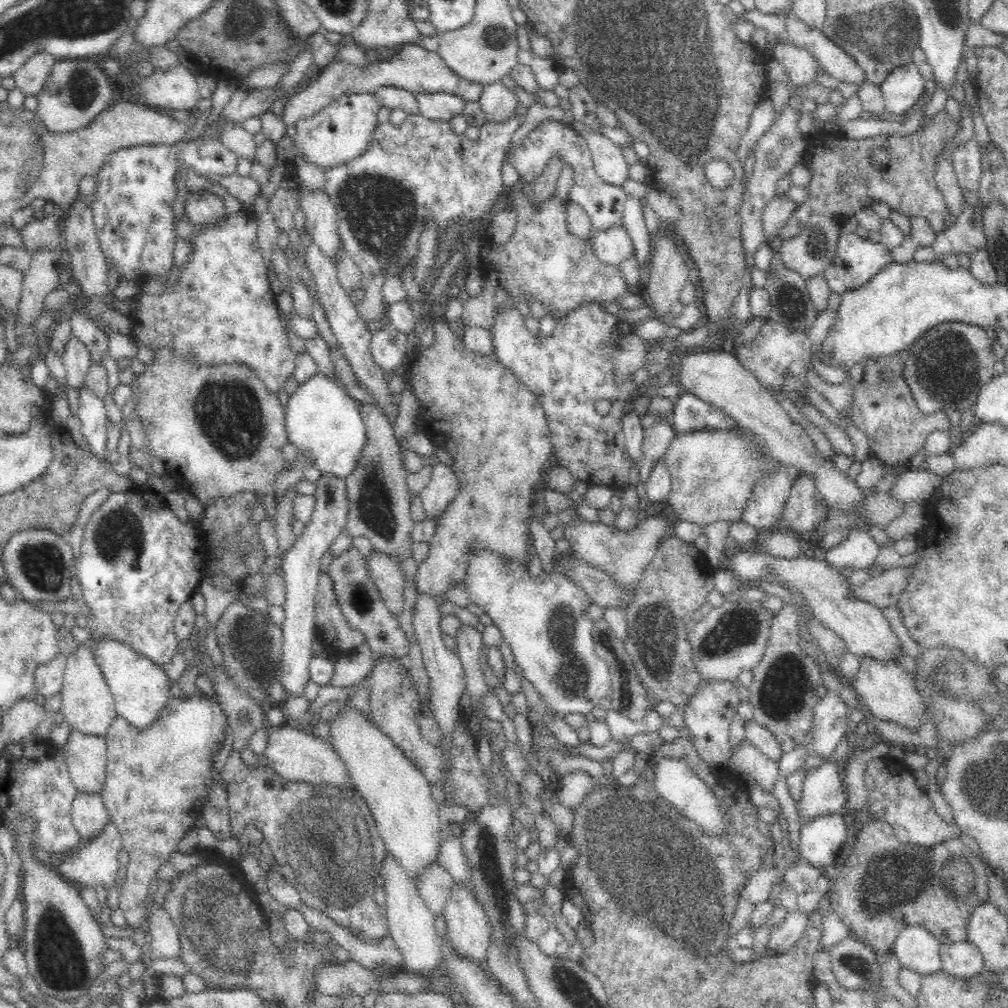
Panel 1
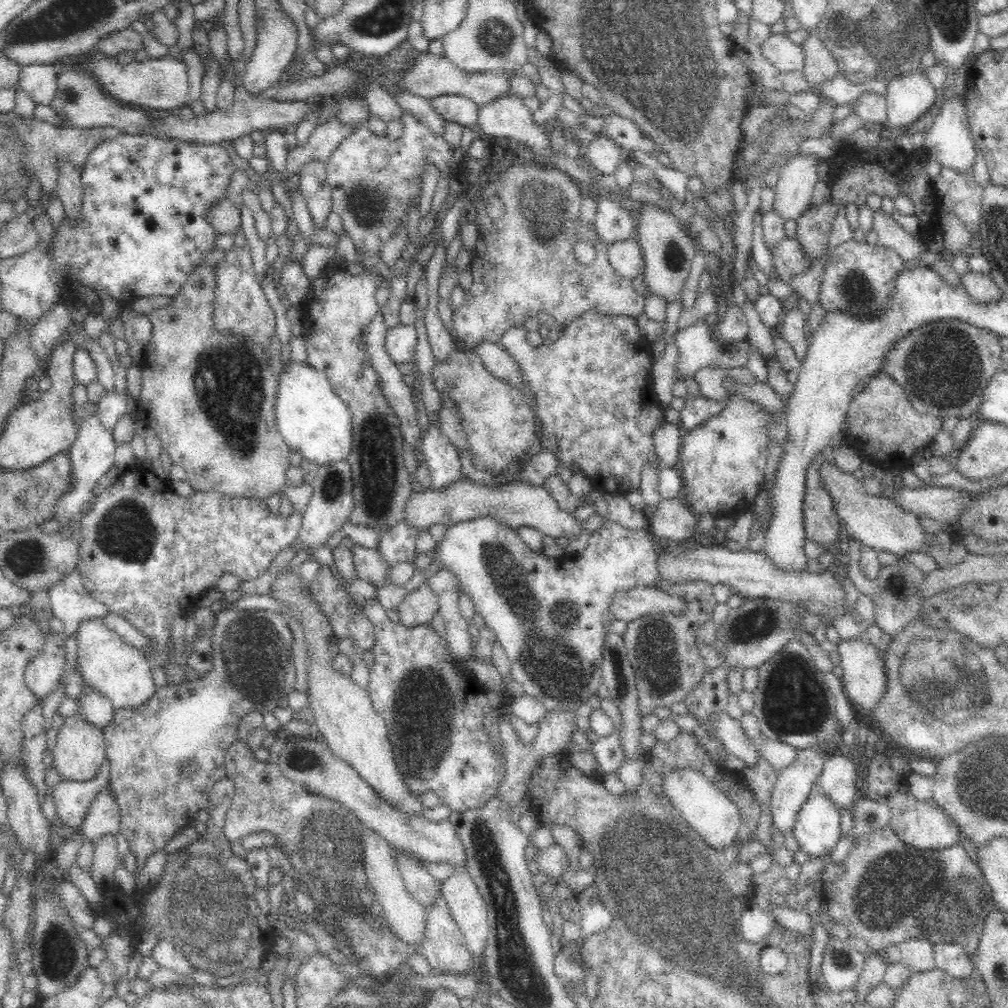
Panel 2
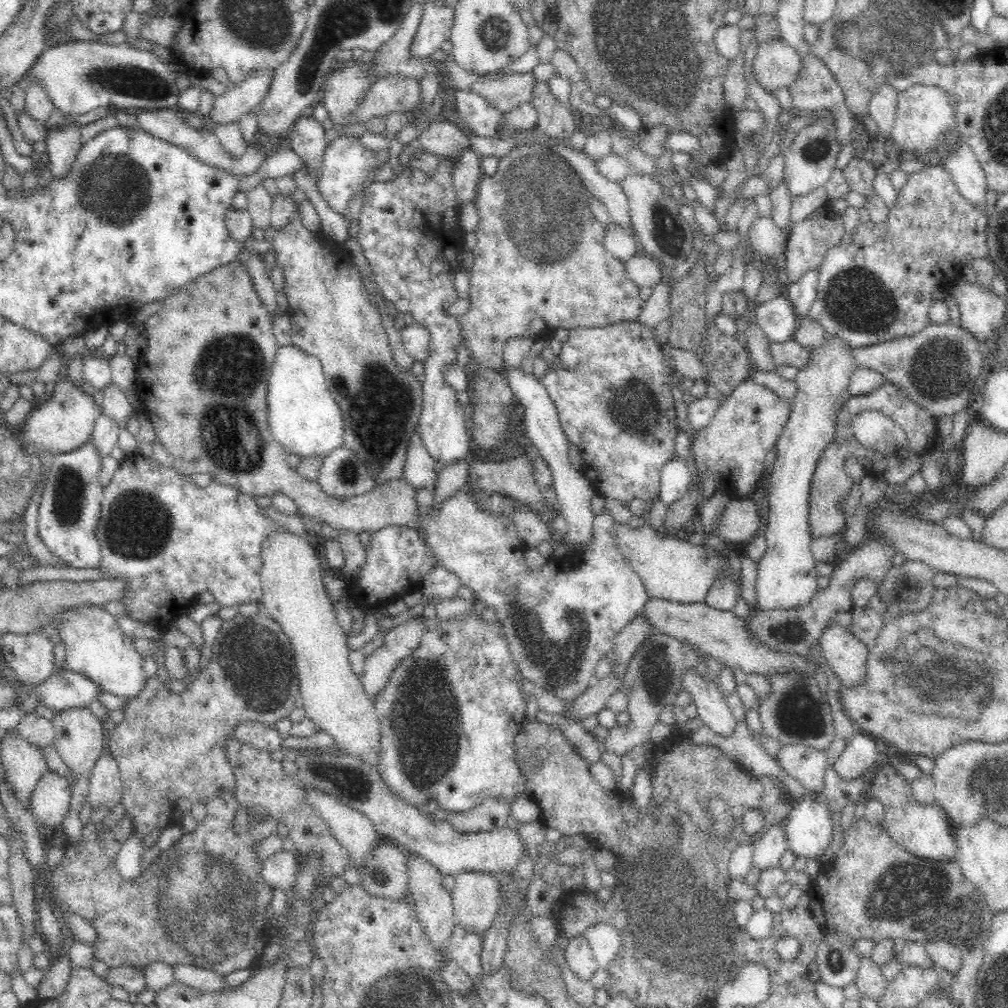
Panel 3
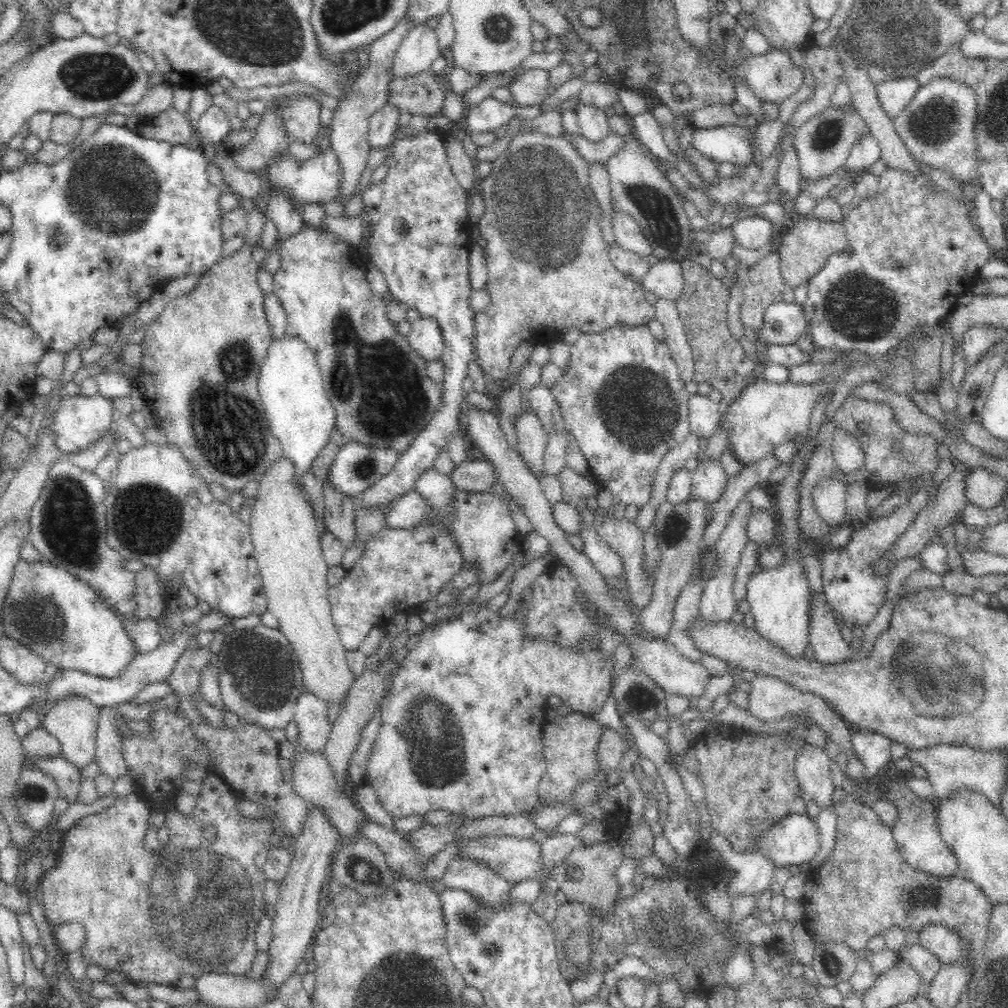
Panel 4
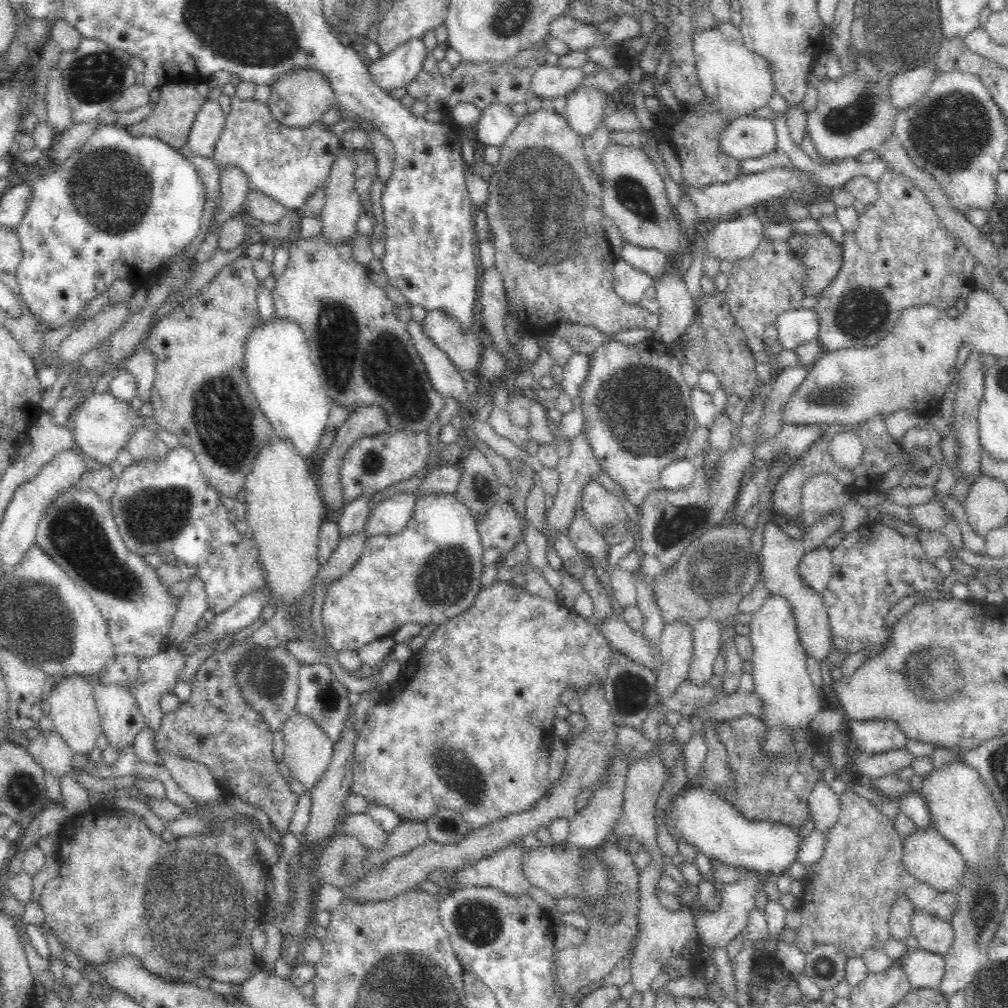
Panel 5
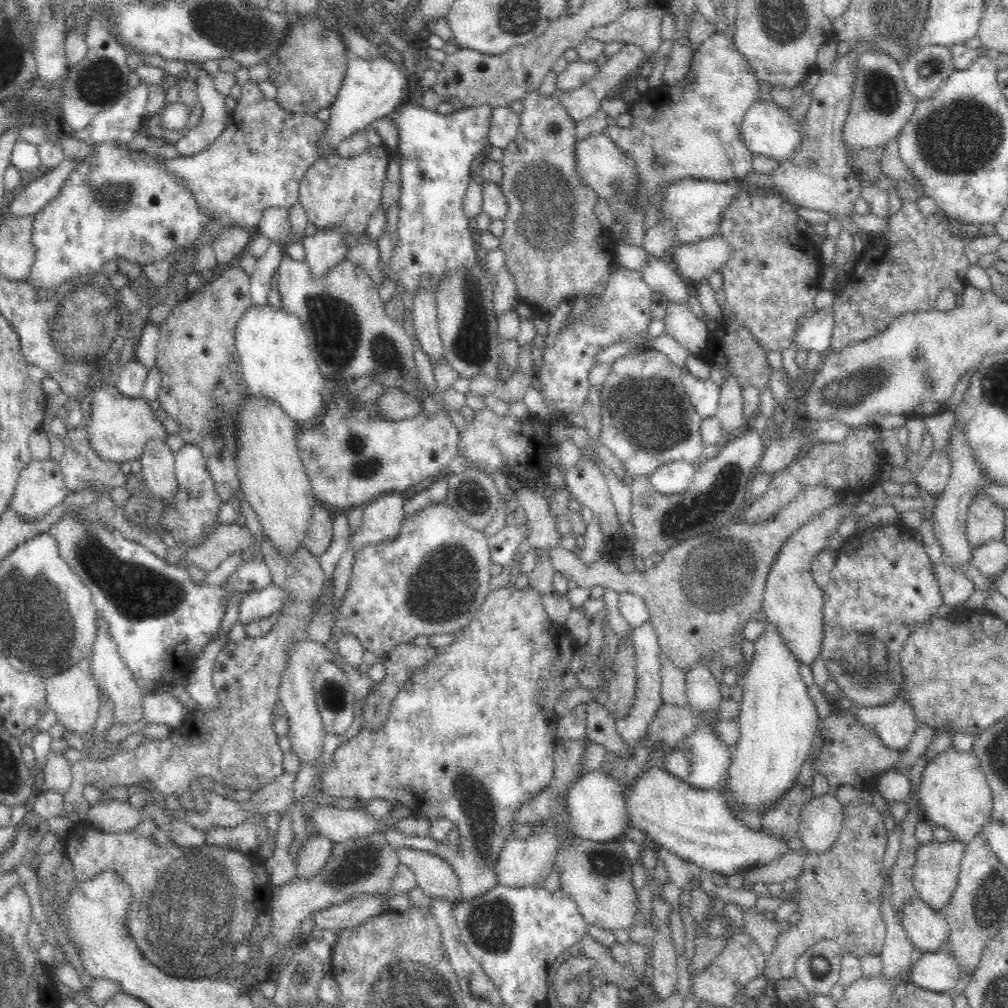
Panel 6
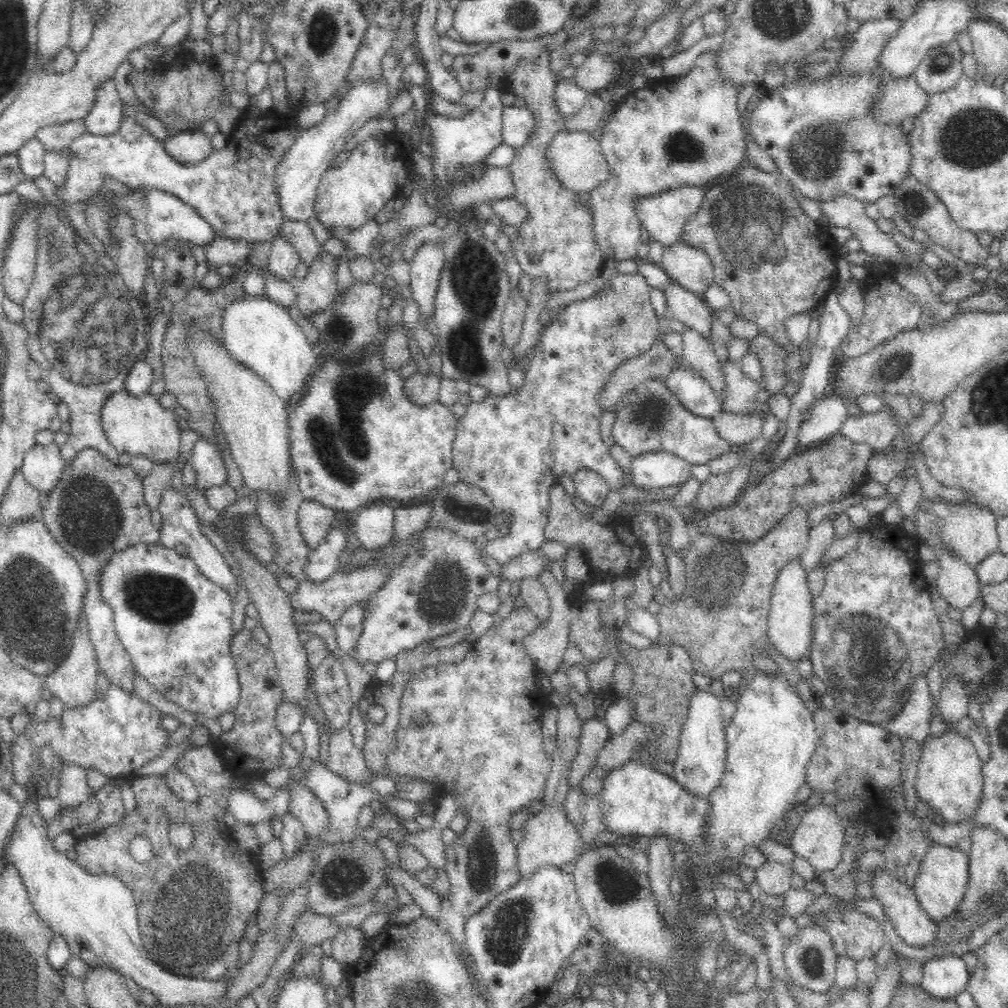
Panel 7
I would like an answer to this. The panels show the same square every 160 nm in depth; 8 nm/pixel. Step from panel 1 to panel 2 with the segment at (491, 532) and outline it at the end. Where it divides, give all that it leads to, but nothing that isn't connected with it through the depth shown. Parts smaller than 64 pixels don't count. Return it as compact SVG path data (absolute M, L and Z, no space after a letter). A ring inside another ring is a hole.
M454 350L448 364L437 362L434 365L432 376L435 388L444 390L458 404L464 430L469 436L468 454L480 470L486 470L494 477L502 474L514 460L528 454L528 448L538 441L536 419L524 401L522 391L494 377L474 353ZM423 583L417 590L405 596L398 605L399 620L404 629L413 629L430 624L432 615L438 611L438 601L430 591L428 583Z

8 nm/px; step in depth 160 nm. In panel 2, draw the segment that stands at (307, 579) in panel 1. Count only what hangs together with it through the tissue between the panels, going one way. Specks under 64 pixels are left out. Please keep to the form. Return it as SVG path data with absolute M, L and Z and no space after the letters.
M347 459L319 465L315 479L307 488L309 495L302 506L302 520L296 540L301 541L301 544L306 544L306 547L316 549L320 547L320 544L324 544L345 522L348 522L354 508L354 482L351 466Z

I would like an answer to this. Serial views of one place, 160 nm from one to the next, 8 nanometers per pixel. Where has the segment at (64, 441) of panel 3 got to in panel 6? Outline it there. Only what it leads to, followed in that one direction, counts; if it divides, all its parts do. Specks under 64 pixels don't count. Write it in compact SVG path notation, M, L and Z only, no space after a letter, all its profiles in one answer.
M102 383L98 390L93 392L92 412L89 422L89 439L91 446L102 460L116 462L132 462L139 460L145 451L148 441L158 439L166 443L169 436L166 428L154 415L155 410L150 407L148 400L141 396L130 398L124 396L114 383Z

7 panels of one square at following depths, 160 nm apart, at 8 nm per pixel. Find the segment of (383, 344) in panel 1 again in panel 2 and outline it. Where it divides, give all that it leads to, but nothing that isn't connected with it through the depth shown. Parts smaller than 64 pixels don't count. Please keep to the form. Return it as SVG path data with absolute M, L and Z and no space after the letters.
M398 325L391 328L386 336L386 349L390 359L401 365L414 361L415 349L418 343L416 327L414 325Z

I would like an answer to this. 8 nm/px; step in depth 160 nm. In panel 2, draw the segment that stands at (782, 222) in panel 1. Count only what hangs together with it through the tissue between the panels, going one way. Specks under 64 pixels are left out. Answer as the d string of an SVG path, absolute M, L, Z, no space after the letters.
M799 152L778 170L773 210L786 221L798 219L812 207L814 189L820 180L817 167L824 161L814 153Z

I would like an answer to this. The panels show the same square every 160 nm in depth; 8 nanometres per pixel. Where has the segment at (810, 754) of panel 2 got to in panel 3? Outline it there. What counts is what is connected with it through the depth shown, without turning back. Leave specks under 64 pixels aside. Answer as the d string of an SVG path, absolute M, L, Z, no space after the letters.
M784 823L770 828L768 832L757 839L752 848L752 868L756 868L760 874L778 867L782 853L786 852L786 840Z

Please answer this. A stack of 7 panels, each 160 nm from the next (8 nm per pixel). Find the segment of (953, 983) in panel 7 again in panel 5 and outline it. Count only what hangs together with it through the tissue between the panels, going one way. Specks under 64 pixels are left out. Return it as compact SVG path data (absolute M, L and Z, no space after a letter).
M920 948L910 952L901 966L911 988L918 989L938 989L946 972L943 955Z

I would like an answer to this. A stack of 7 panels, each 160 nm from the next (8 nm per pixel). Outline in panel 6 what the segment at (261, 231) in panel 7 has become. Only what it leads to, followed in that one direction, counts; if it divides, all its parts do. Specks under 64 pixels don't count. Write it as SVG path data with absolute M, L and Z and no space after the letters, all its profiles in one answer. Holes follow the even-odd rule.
M251 79L242 84L240 100L229 108L227 127L206 150L194 156L154 156L140 140L126 145L132 155L142 153L158 163L162 159L162 169L190 189L190 195L205 219L219 220L224 230L242 228L247 232L256 231L256 234L266 210L289 210L297 204L301 180L308 166L316 160L314 142L326 128L326 123L314 115L288 112L276 100L266 99L258 84ZM65 158L58 168L42 173L40 178L15 194L15 200L6 213L35 216L42 208L46 208L46 205L56 200L74 169L78 168L79 162L77 158Z

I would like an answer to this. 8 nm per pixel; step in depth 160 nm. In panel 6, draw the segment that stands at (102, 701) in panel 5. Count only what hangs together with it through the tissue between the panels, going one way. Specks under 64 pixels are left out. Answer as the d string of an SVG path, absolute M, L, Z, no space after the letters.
M96 610L96 634L94 634L94 642L92 644L92 652L90 652L91 671L97 688L102 693L106 693L110 697L110 701L114 703L114 717L116 717L117 725L126 725L135 723L144 718L143 710L143 694L135 676L128 668L128 665L122 660L116 641L112 638L110 625L106 619Z

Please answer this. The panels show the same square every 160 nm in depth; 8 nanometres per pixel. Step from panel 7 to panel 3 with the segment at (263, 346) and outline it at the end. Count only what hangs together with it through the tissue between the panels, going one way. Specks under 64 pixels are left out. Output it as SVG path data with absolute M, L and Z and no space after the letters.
M287 345L279 348L272 364L272 374L268 382L268 424L272 436L285 448L287 454L293 454L301 459L314 455L328 455L332 450L343 444L342 416L336 400L326 387L320 362L312 355Z

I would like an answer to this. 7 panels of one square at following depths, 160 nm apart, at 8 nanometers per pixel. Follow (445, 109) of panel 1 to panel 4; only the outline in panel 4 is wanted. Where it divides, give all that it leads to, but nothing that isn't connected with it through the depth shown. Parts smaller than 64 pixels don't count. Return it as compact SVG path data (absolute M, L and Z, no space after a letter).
M489 96L479 105L465 106L462 126L474 134L494 133L516 114L523 116L527 121L532 121L544 112L540 105L510 107L510 105Z

